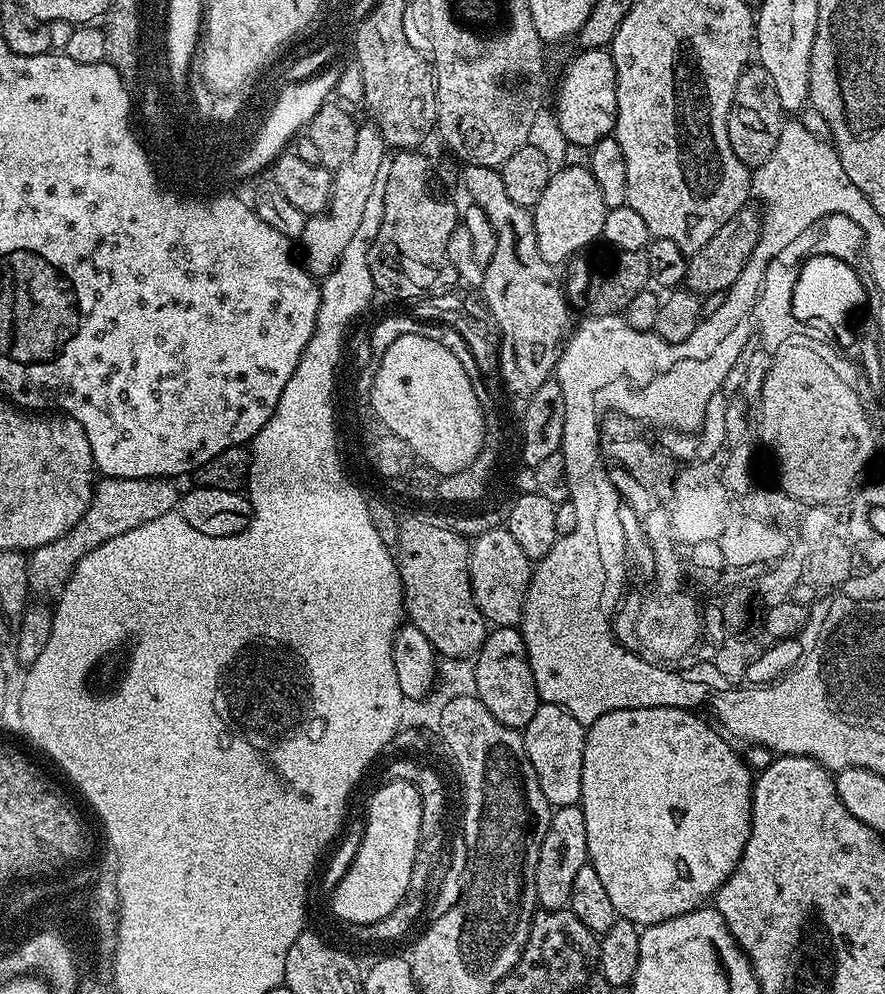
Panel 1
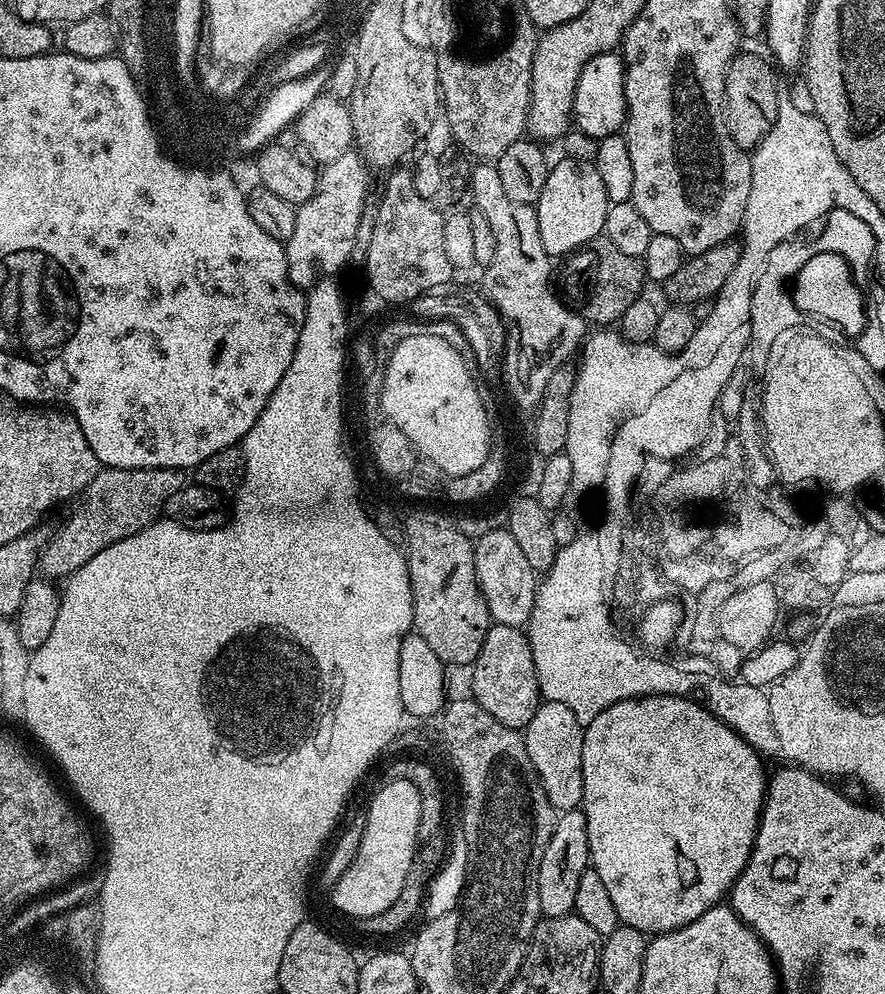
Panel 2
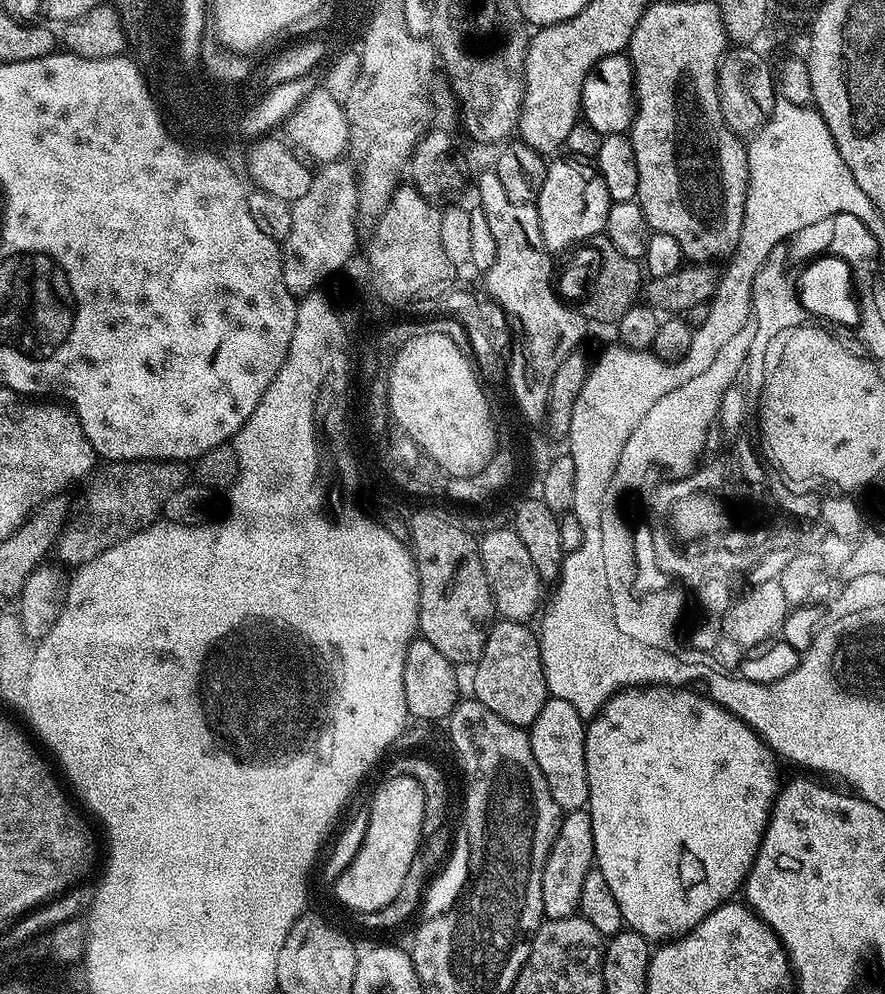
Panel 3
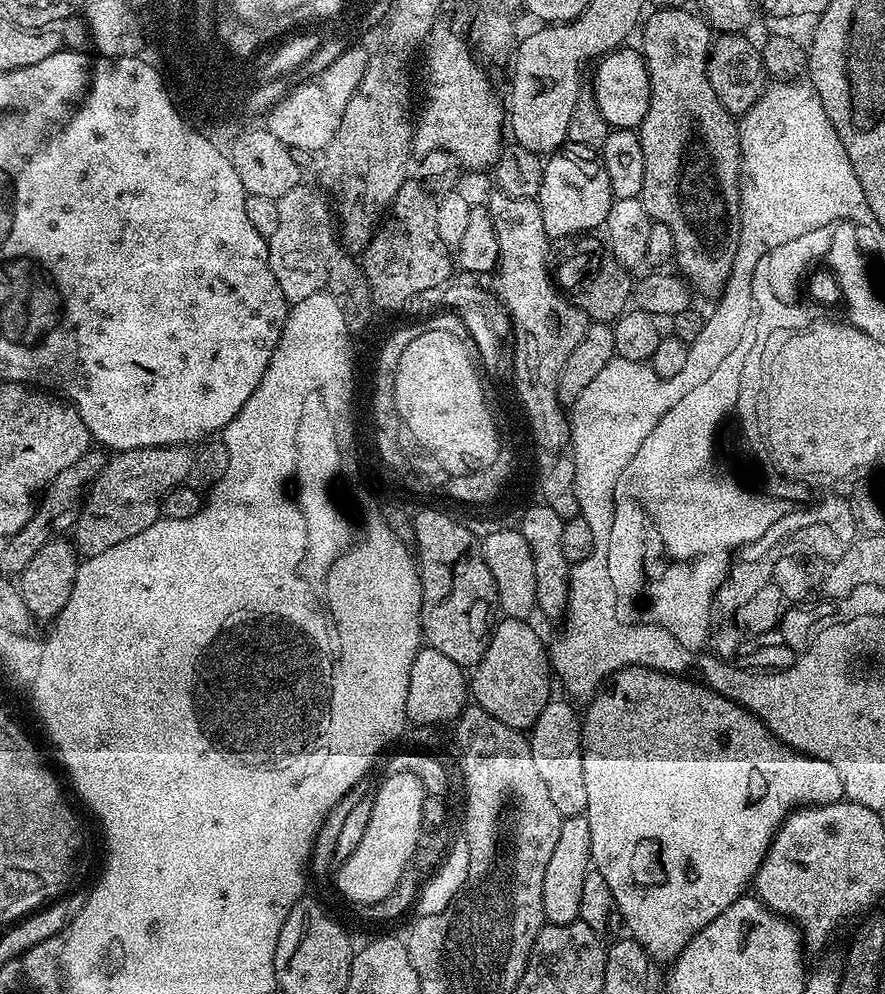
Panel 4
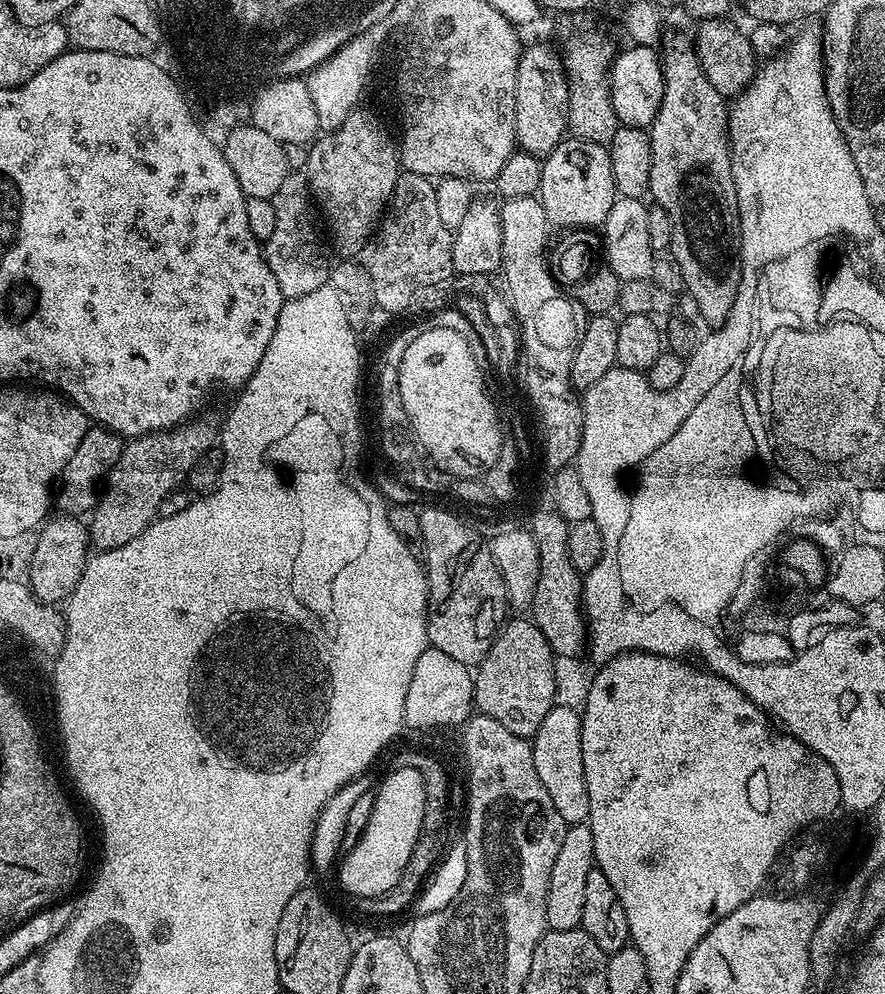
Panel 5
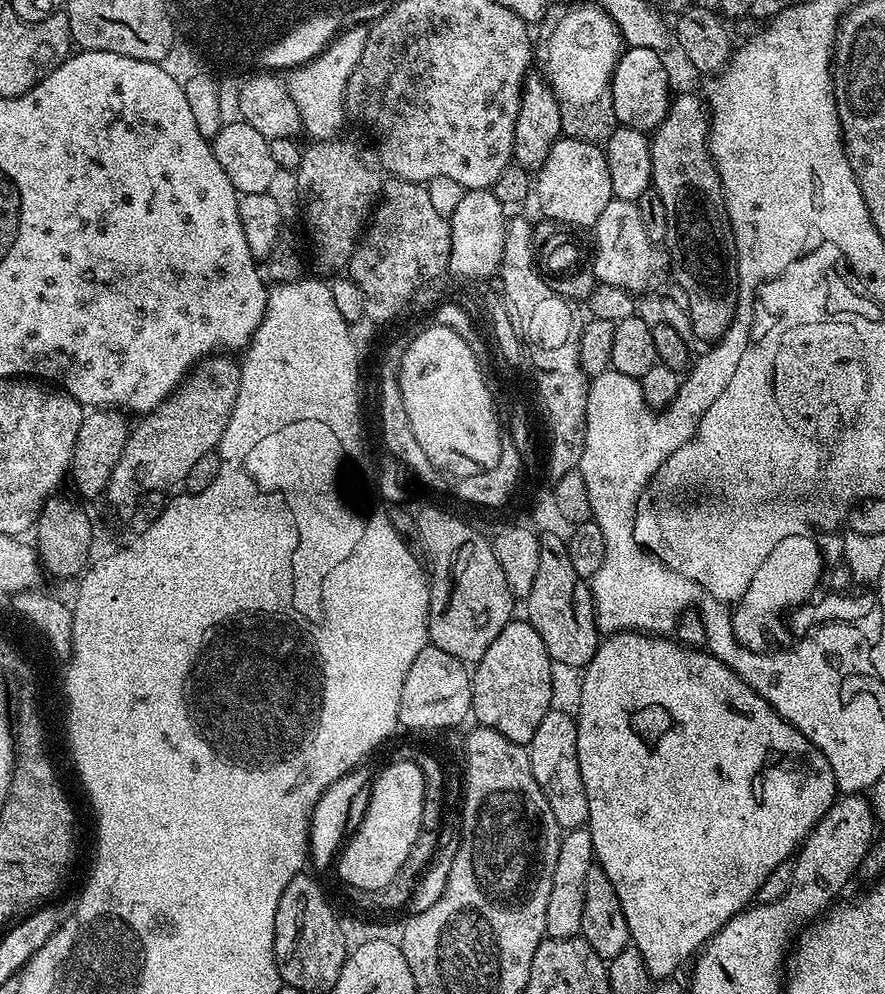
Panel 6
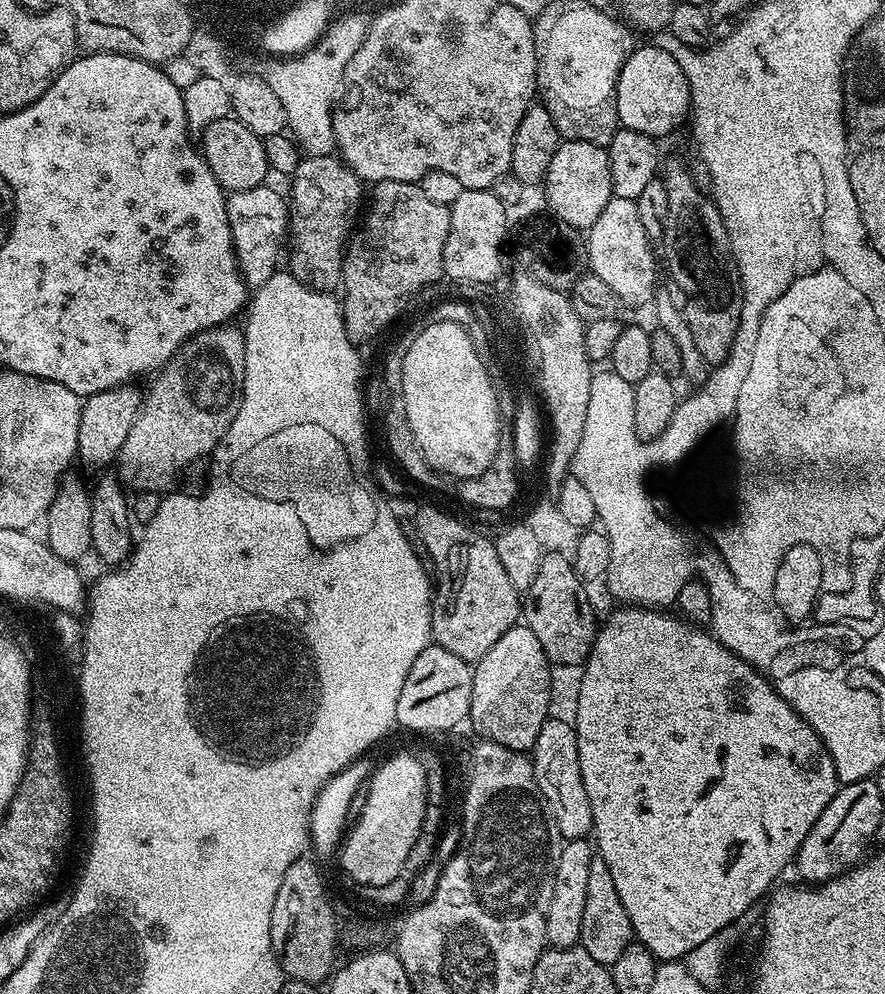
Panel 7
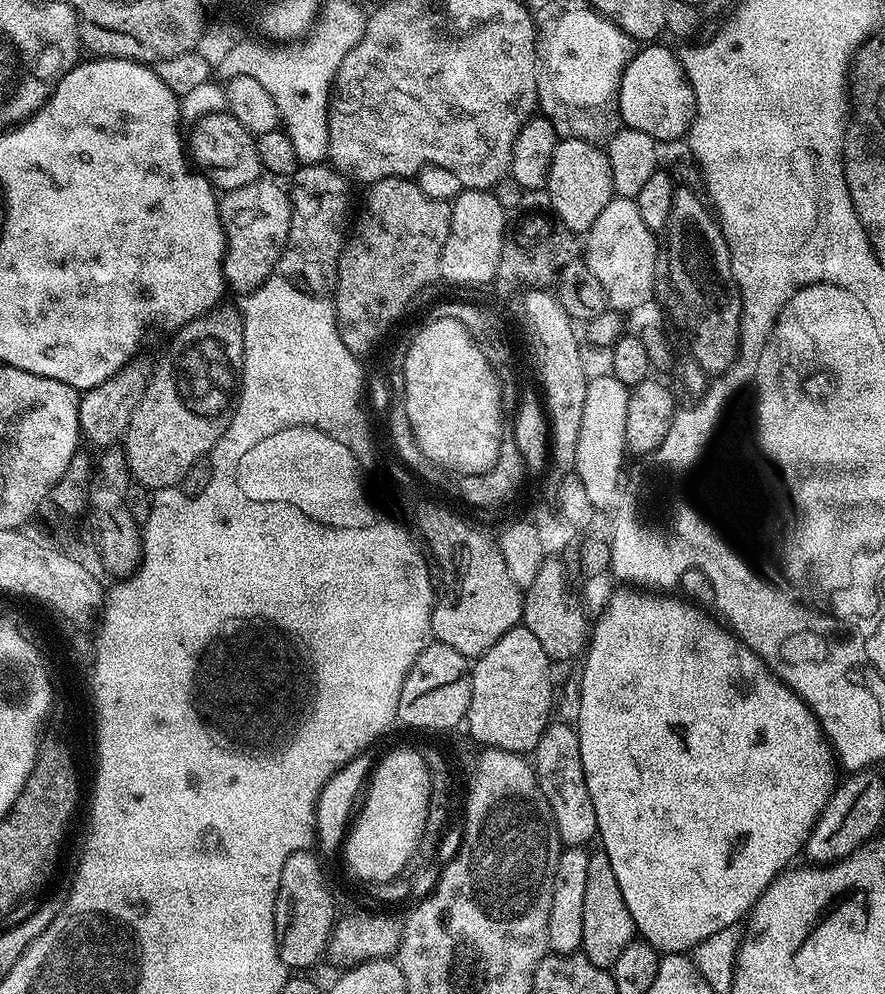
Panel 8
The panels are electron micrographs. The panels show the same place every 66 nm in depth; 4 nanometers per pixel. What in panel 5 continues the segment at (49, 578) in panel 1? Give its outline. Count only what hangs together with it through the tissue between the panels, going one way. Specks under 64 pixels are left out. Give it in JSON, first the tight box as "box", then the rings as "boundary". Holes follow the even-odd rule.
{"box":[87,419,217,549],"boundary":[[[200,419],[185,422],[167,432],[137,436],[125,443],[118,462],[108,471],[106,487],[99,493],[98,503],[90,513],[92,524],[87,525],[88,535],[97,549],[126,546],[126,542],[138,538],[138,534],[145,532],[157,519],[164,497],[187,481],[190,466],[217,443],[217,429]]]}

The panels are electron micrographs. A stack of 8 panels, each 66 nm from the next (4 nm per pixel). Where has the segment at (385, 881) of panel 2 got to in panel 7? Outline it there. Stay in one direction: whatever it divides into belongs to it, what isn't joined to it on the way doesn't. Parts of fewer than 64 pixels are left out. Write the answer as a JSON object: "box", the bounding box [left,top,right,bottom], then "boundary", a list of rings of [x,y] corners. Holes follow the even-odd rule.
{"box":[338,759,422,884],"boundary":[[[396,759],[387,764],[380,774],[373,774],[373,782],[374,787],[363,797],[365,800],[360,808],[360,817],[356,816],[354,823],[347,829],[338,854],[344,857],[344,864],[348,864],[348,872],[352,872],[352,876],[360,876],[360,880],[372,880],[372,884],[380,884],[393,877],[400,864],[406,862],[408,844],[412,844],[412,839],[416,836],[416,824],[422,822],[422,769],[416,766],[413,759]]]}

